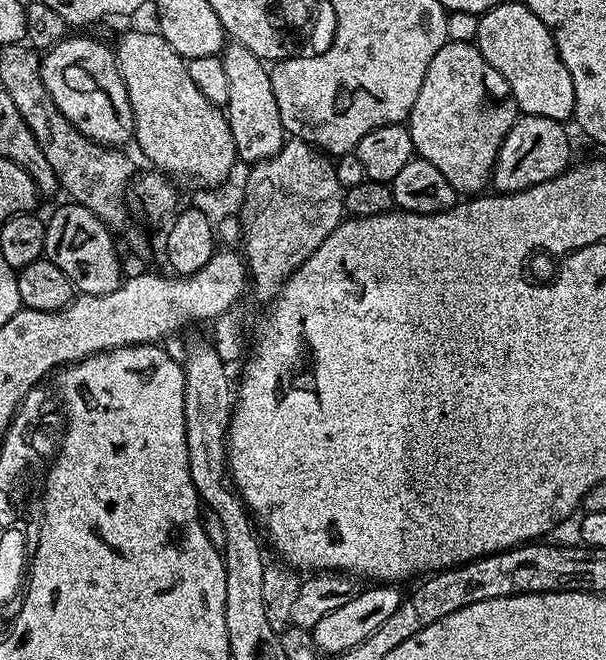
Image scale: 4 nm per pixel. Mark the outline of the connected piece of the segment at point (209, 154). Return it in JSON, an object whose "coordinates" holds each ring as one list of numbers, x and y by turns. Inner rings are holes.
{"coordinates":[[126,32,120,45,115,45,114,51,134,114,134,144,144,151,153,169,163,172,169,178,189,180,200,188,212,188,222,183,231,174,232,167,238,164,234,134,230,134,227,115,217,105,211,104,206,94,198,90,198,86,194,86,187,63,159,32]]}

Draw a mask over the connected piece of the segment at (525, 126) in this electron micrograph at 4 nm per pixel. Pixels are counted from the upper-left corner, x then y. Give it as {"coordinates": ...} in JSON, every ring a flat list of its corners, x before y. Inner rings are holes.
{"coordinates":[[521,115,498,150,496,164,492,168,491,187,500,194,521,192,554,178,569,167,573,159,572,144,568,141,568,132,564,128,567,127,558,120]]}

